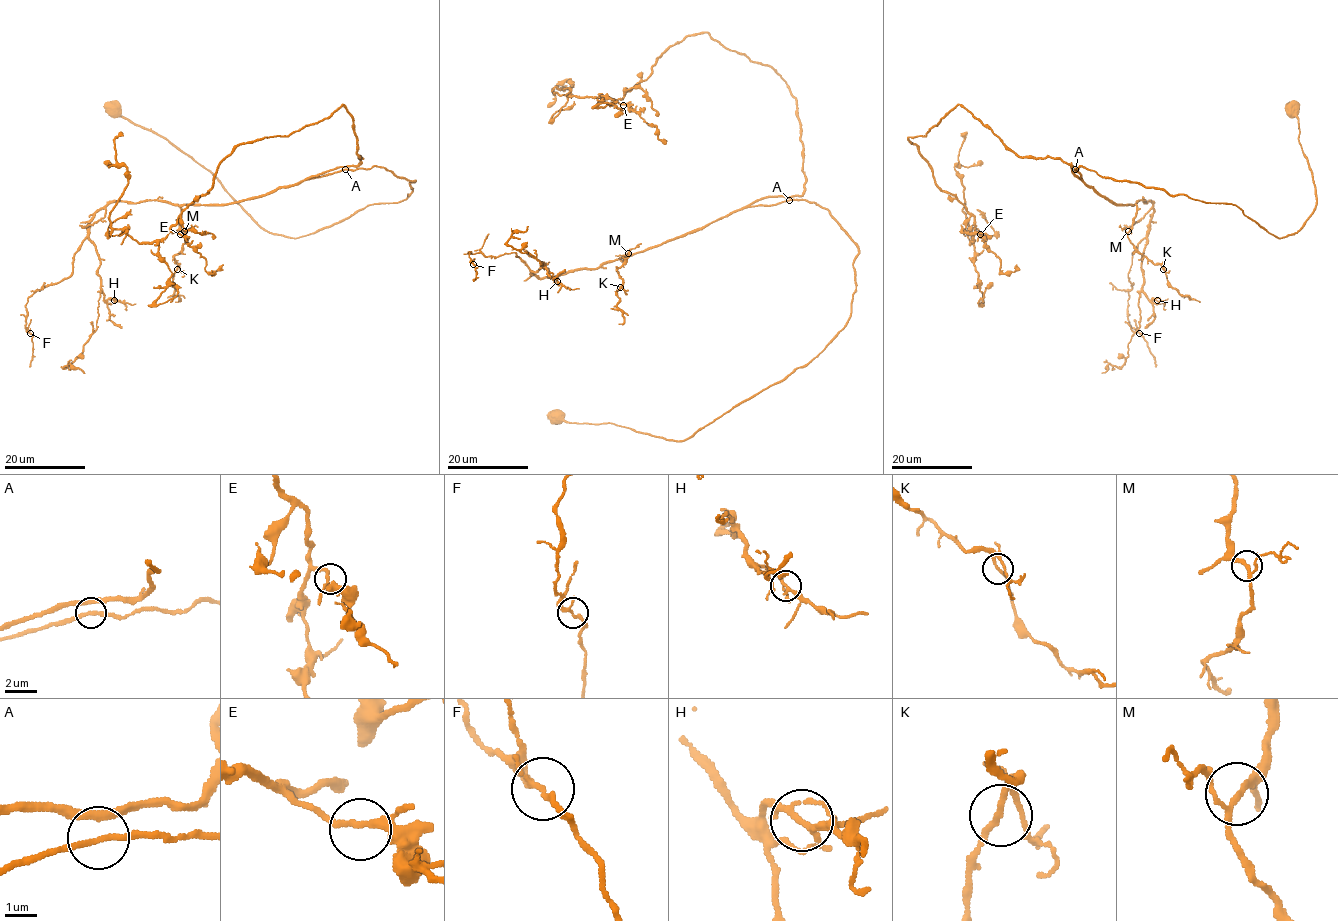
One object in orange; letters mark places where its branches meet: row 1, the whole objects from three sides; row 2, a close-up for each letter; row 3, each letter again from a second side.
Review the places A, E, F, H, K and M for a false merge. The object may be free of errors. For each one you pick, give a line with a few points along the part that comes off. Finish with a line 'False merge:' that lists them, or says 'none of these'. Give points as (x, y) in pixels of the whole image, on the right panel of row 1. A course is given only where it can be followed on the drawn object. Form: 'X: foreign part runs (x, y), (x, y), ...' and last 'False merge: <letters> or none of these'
False merge: none of these

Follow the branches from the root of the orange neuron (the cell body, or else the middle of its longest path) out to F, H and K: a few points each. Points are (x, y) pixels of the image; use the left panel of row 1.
F: (113, 108), (272, 233), (412, 191), (372, 166), (232, 204), (113, 201), (72, 273), (28, 298), (30, 333)
H: (113, 108), (289, 237), (398, 203), (414, 180), (372, 166), (232, 204), (113, 201), (89, 239), (114, 300)
K: (113, 108), (289, 237), (398, 203), (414, 180), (372, 166), (232, 204), (177, 205), (177, 269)

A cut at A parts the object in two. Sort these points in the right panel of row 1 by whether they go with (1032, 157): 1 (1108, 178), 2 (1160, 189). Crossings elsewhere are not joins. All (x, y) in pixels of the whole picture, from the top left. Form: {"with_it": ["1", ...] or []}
{"with_it": []}

